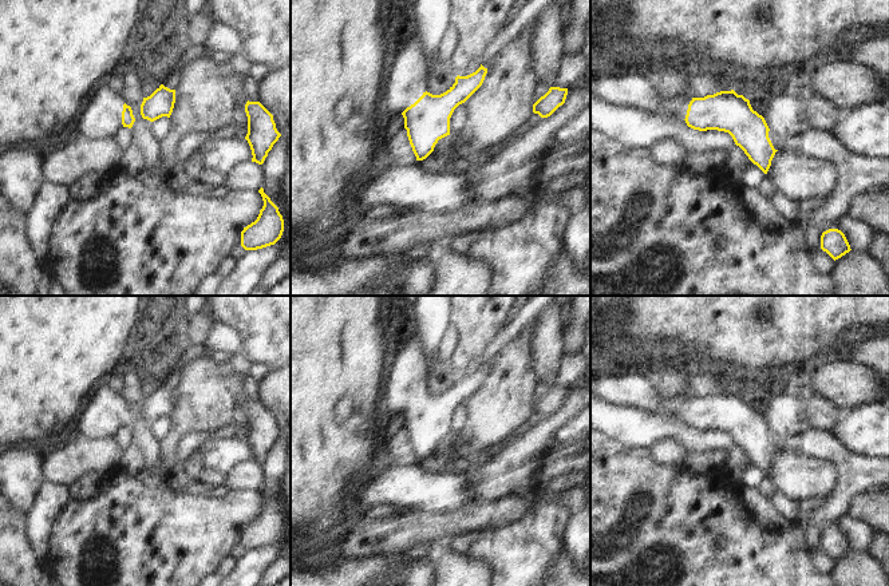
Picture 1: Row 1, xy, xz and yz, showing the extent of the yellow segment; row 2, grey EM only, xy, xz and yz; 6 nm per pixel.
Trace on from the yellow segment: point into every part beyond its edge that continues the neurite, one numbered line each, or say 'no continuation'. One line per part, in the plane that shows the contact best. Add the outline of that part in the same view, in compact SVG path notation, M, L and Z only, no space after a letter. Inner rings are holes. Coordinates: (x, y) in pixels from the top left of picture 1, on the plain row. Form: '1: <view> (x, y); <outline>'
1: xz (406, 379); M404 326L396 341L399 352L388 368L382 399L378 401L378 419L382 427L426 392L428 369L424 349L412 326Z

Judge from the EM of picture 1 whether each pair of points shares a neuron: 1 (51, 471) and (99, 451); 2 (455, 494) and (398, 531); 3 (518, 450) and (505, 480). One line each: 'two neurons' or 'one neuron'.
1: one neuron
2: two neurons
3: one neuron

